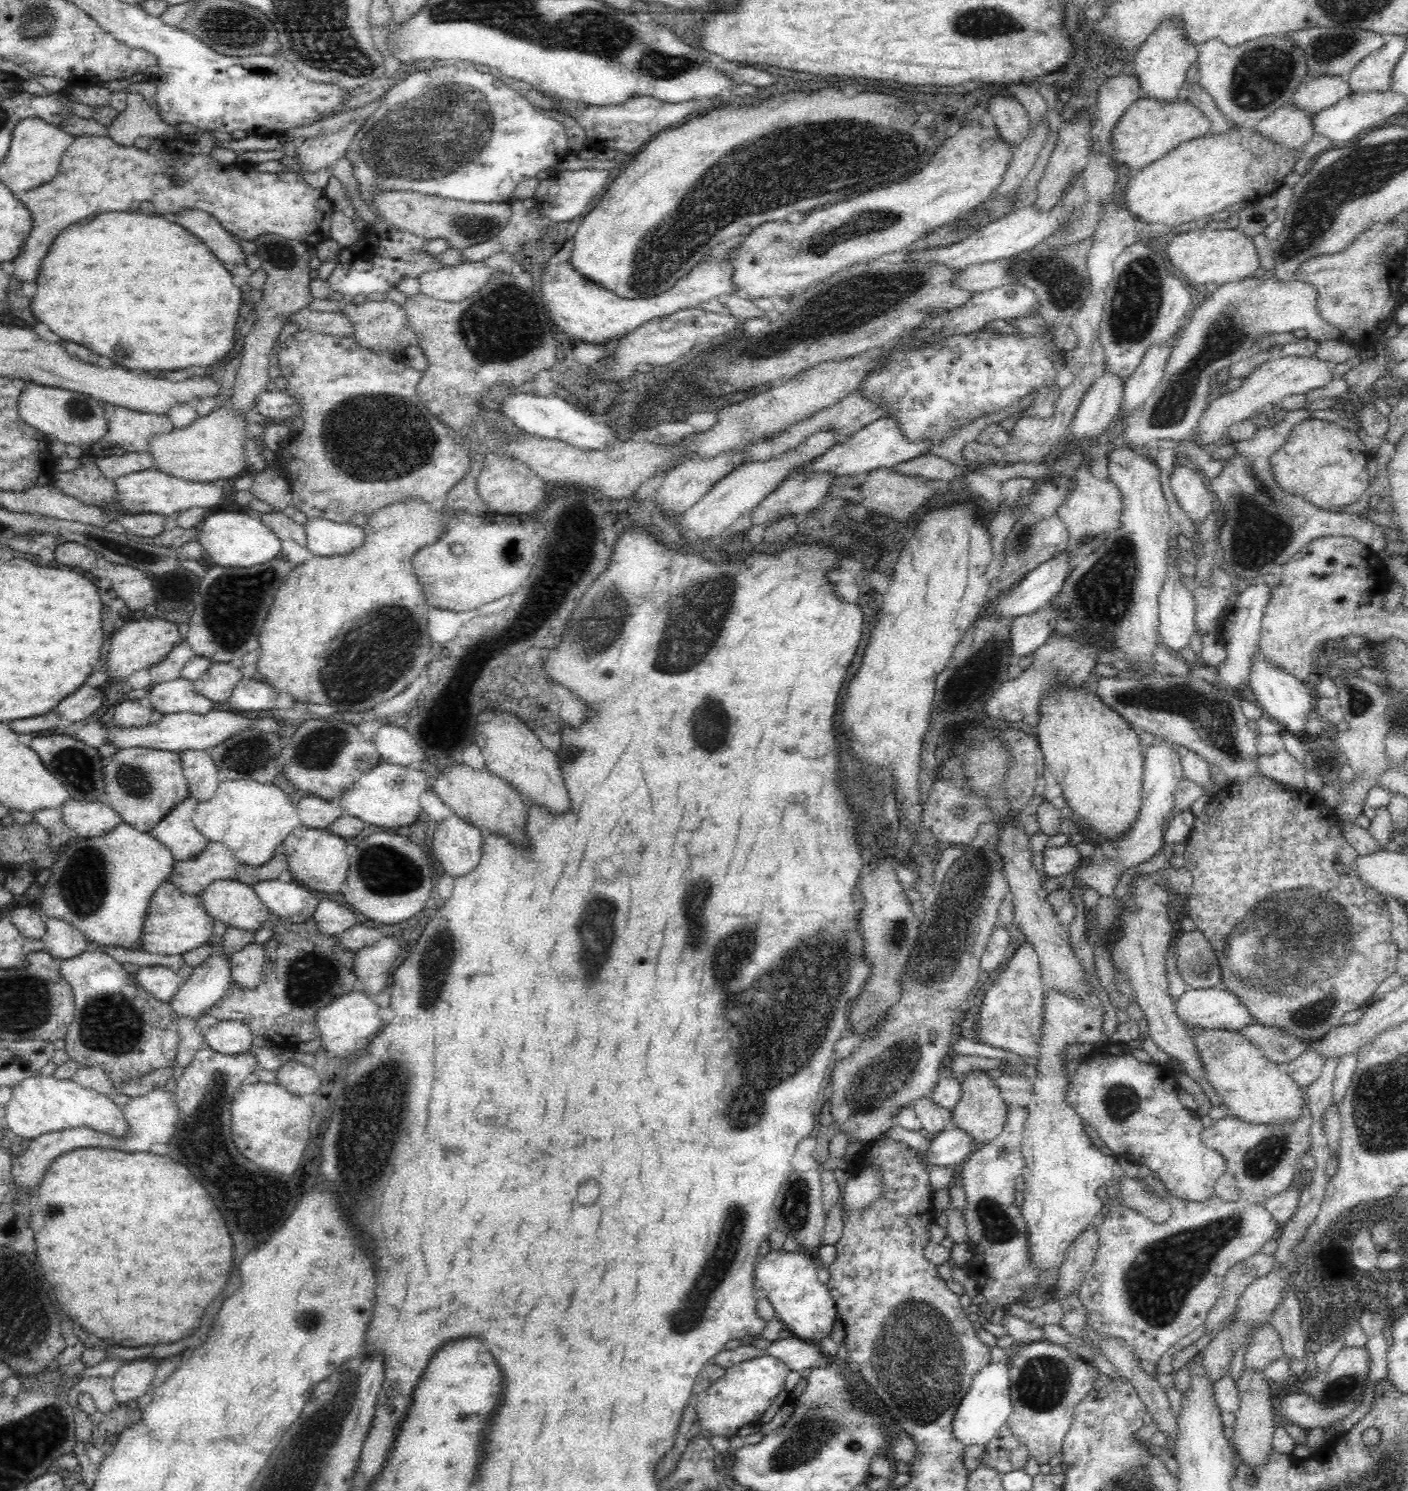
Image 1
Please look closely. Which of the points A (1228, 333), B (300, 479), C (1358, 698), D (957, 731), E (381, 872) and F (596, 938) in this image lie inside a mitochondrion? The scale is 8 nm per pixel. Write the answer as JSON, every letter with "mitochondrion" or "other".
{"A":"mitochondrion","B":"other","C":"mitochondrion","D":"other","E":"mitochondrion","F":"mitochondrion"}

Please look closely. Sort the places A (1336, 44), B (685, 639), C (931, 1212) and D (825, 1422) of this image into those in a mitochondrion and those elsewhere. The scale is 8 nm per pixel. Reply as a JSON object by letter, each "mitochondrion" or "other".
{"A":"mitochondrion","B":"mitochondrion","C":"other","D":"mitochondrion"}

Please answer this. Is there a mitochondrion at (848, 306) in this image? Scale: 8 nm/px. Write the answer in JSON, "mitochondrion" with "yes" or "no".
{"mitochondrion":"yes"}

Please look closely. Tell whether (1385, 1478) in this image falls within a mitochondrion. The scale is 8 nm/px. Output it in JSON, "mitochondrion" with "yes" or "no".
{"mitochondrion":"yes"}

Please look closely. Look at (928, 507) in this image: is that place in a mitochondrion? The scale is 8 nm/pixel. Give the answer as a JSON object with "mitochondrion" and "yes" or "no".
{"mitochondrion":"no"}

